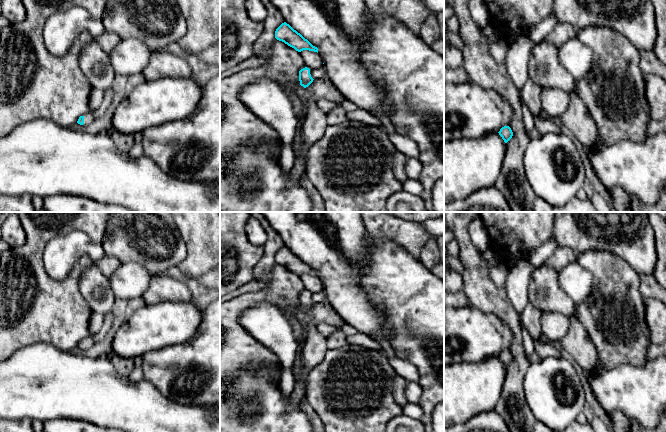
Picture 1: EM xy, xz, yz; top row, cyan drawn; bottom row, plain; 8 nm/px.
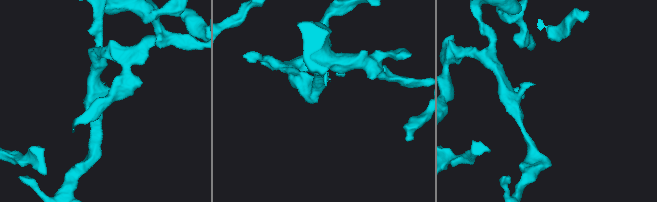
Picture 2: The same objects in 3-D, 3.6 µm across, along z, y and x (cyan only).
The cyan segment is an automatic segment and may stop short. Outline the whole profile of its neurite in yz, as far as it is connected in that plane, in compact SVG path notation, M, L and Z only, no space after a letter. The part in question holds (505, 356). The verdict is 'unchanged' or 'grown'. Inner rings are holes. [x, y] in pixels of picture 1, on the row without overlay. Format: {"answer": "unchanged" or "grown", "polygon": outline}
{"answer": "unchanged", "polygon": "M504 350L498 356L505 367L507 367L513 360L513 356L509 350Z"}

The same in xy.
{"answer": "grown", "polygon": "M87 337L83 340L80 340L77 347L80 348L82 351L86 352L90 348L92 348L93 344L93 337Z"}

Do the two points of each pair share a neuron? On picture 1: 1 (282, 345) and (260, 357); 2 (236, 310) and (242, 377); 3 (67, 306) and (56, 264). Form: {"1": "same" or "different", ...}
{"1": "different", "2": "different", "3": "different"}

